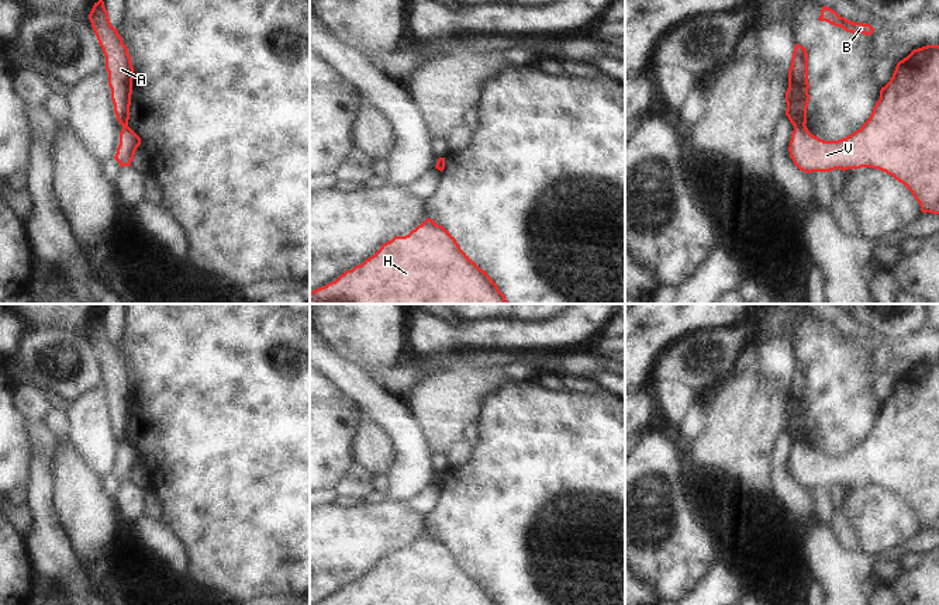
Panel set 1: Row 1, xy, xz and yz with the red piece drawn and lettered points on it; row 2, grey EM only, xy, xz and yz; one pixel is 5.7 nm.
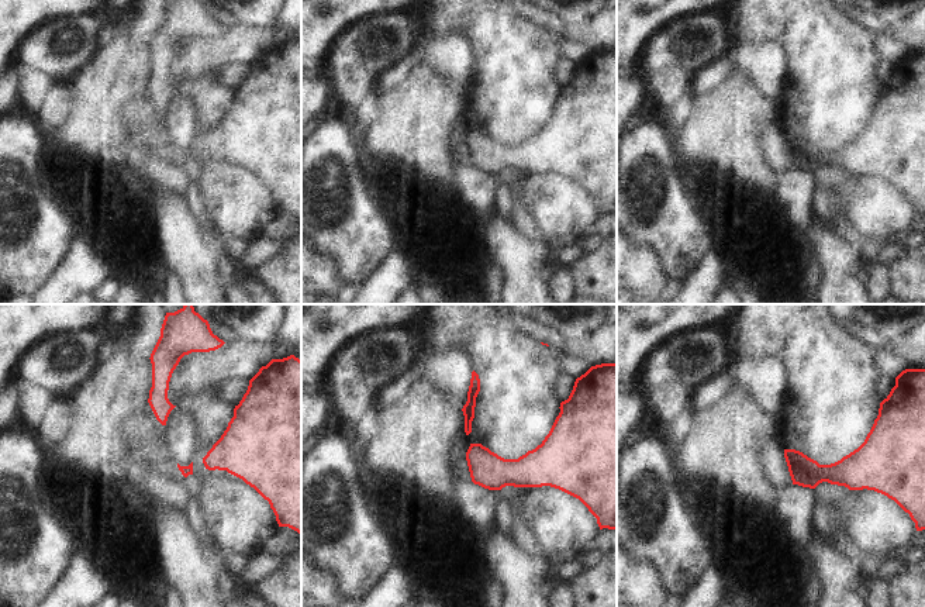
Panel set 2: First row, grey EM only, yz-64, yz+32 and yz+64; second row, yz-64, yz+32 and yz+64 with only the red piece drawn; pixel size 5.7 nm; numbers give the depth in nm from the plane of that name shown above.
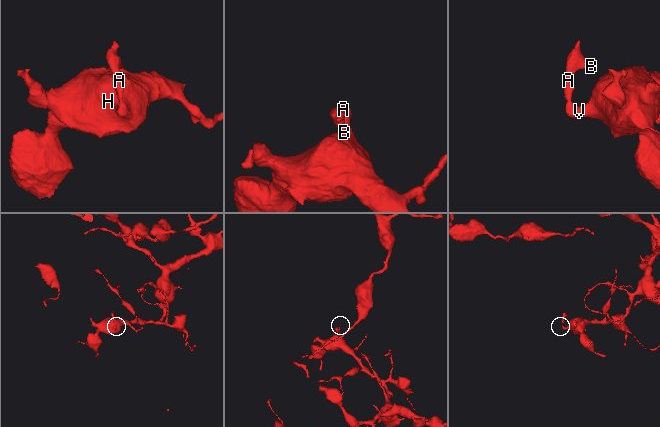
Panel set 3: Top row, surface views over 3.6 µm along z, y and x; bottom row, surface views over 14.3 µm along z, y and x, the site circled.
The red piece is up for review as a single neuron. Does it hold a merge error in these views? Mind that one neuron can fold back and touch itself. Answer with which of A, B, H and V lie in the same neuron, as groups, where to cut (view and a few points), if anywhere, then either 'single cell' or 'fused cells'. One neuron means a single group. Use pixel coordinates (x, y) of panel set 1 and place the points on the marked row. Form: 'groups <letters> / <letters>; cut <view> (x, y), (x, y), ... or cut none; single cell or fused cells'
groups A B / H V; cut yz (804, 123), (794, 127); fused cells

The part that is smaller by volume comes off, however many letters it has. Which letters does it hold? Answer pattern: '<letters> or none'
A, B

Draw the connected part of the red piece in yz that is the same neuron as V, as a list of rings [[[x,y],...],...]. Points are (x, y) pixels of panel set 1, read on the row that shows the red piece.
[[[939,45],[914,49],[897,63],[893,77],[881,87],[880,98],[860,129],[838,141],[824,141],[812,135],[805,124],[794,127],[788,152],[794,165],[805,173],[860,167],[886,172],[912,193],[924,214],[939,214]]]

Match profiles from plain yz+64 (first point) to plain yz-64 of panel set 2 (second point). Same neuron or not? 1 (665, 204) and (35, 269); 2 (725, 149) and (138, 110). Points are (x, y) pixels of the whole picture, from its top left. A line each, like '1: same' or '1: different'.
1: same
2: different

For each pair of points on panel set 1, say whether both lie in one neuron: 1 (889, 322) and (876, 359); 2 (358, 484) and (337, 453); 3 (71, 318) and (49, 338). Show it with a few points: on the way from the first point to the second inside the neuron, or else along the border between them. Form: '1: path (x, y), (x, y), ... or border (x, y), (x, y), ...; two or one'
1: border (917, 331), (904, 339), (884, 338); two
2: border (358, 463), (335, 488); two
3: border (31, 325), (87, 332); two

